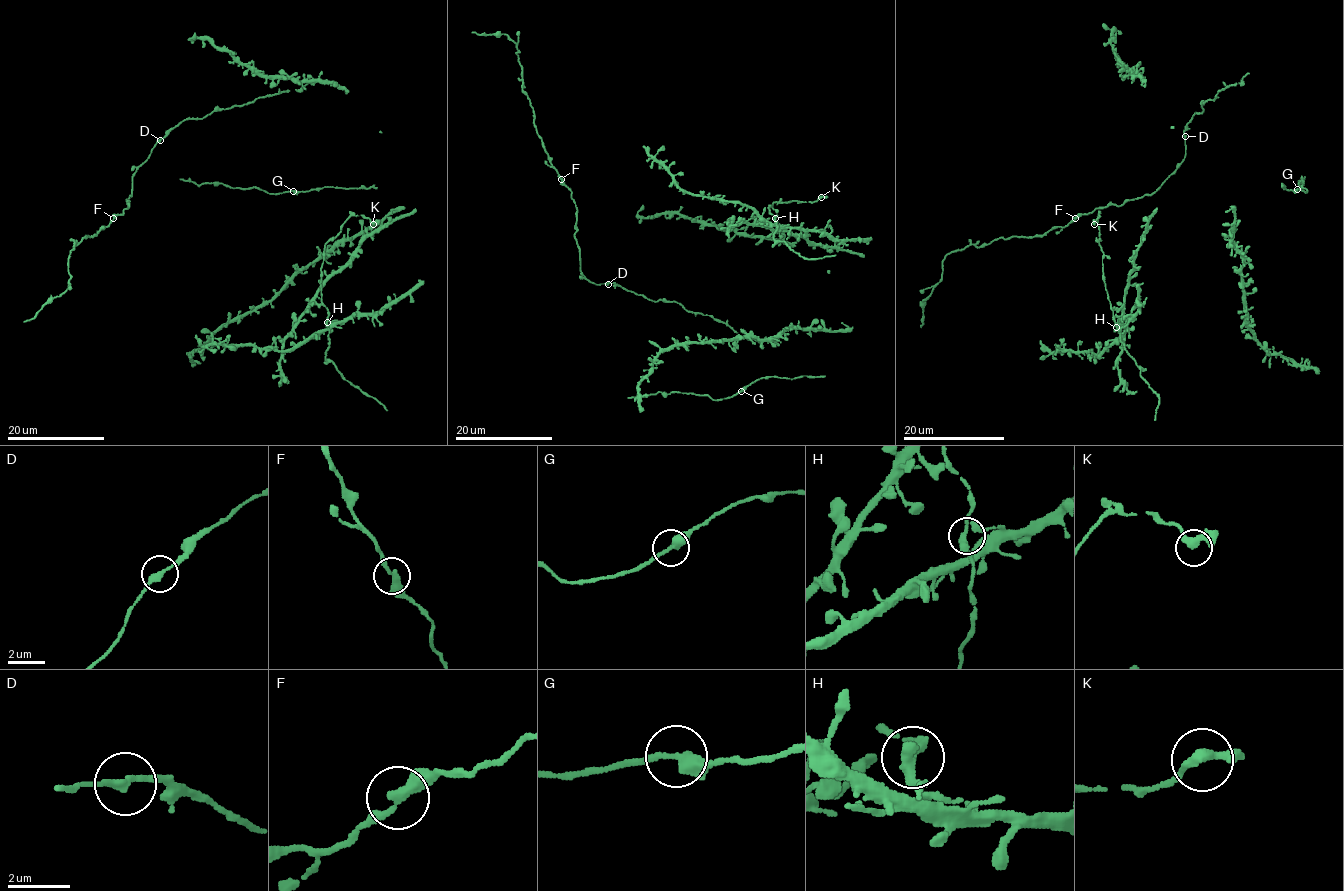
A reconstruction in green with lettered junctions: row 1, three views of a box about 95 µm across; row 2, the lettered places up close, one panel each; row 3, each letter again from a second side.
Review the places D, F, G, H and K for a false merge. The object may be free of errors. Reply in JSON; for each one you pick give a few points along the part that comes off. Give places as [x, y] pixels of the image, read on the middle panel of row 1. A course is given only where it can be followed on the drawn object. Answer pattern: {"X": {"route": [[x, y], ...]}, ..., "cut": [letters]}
{"cut": []}

